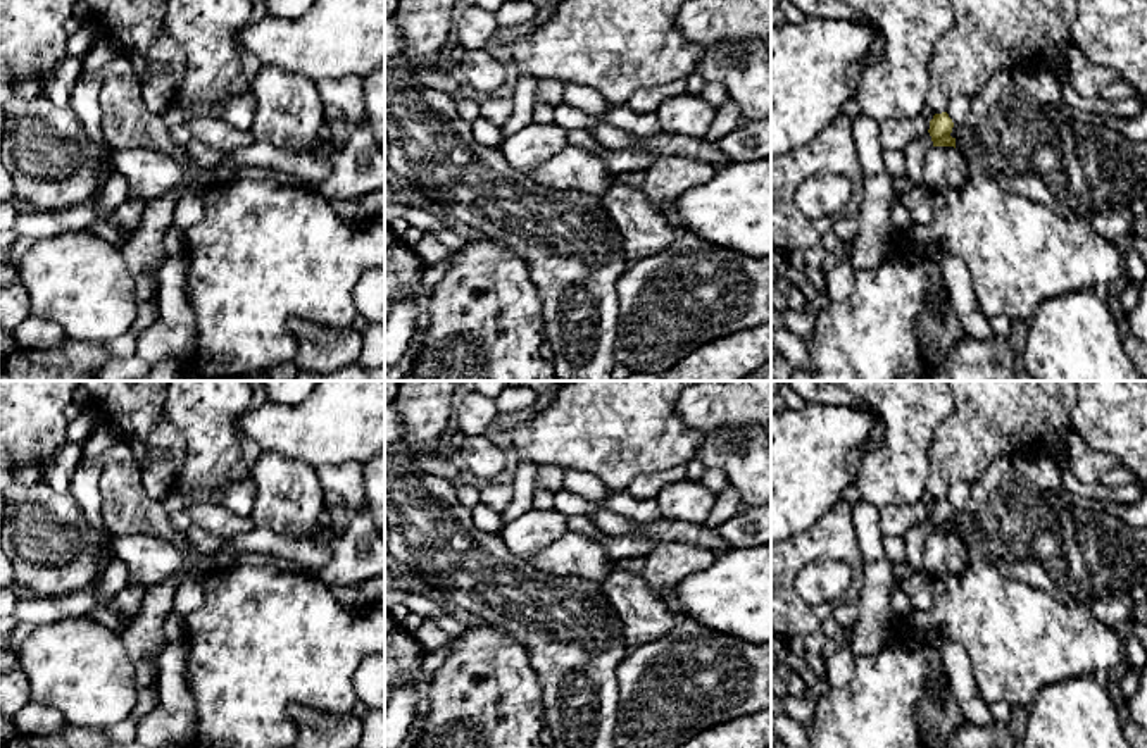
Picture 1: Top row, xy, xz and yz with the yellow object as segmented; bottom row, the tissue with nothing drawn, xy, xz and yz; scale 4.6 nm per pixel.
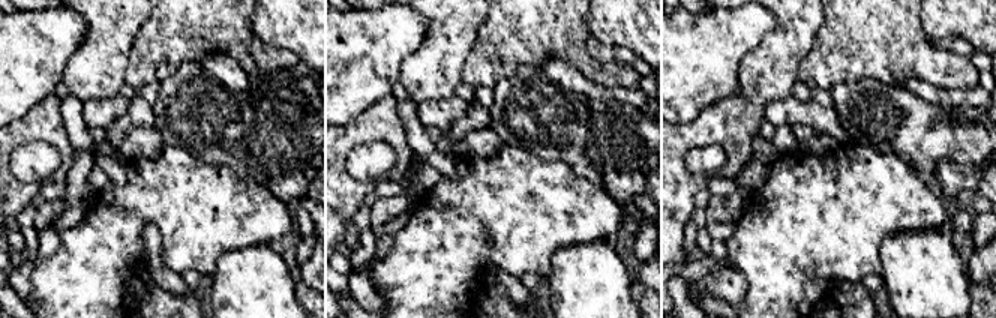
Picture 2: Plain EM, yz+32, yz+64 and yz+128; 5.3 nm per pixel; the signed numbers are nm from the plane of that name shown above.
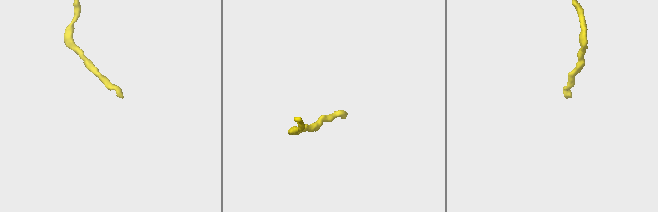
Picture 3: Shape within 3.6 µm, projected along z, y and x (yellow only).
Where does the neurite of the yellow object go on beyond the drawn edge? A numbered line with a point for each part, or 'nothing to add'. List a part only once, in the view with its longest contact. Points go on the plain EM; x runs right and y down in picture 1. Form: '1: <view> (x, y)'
1: yz (915, 538)

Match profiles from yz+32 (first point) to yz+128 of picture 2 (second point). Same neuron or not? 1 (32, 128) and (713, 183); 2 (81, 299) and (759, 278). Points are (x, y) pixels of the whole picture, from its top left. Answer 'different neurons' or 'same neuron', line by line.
1: different neurons
2: same neuron

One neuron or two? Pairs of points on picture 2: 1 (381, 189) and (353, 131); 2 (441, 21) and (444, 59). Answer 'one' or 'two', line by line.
1: two
2: one

